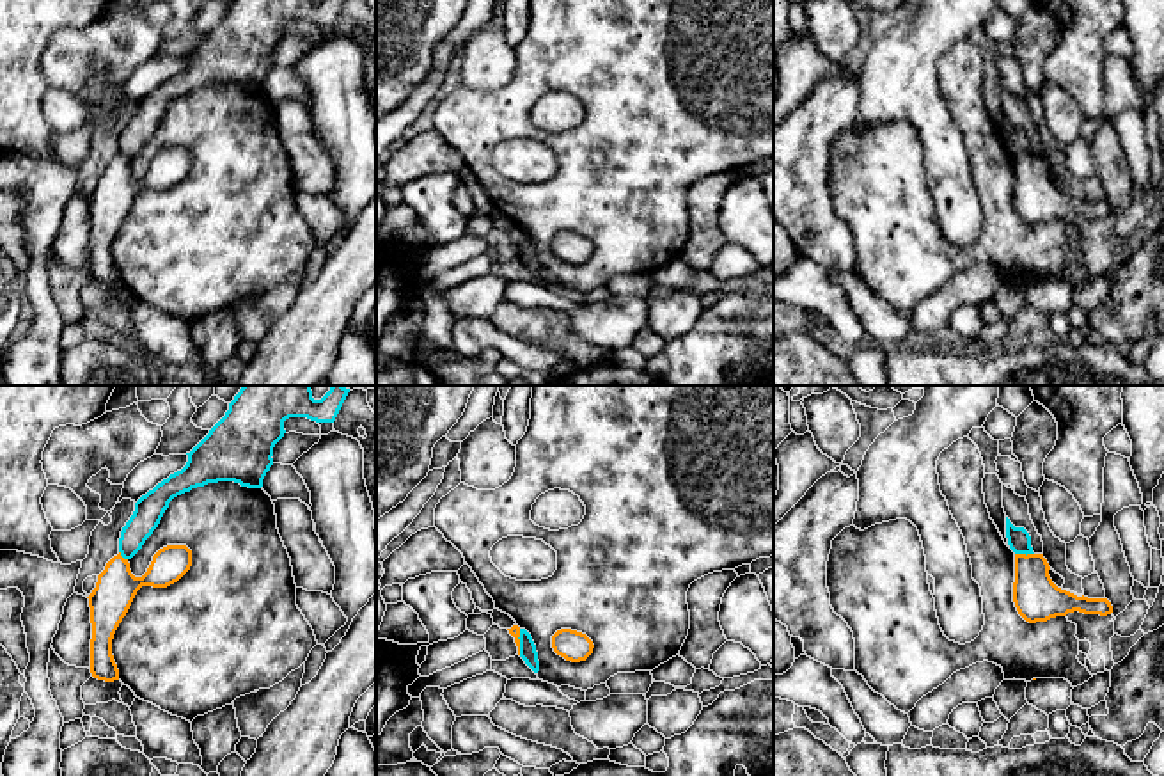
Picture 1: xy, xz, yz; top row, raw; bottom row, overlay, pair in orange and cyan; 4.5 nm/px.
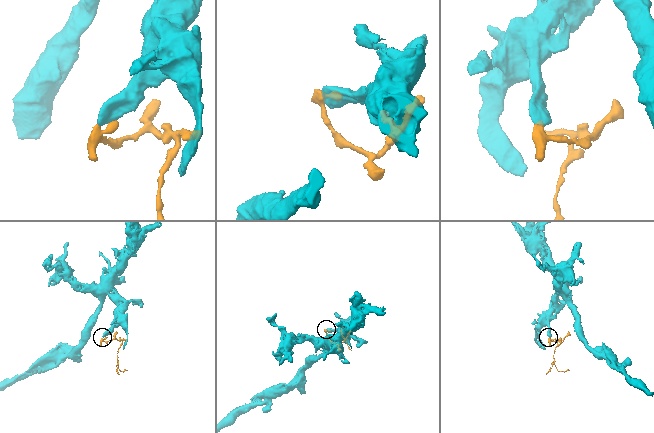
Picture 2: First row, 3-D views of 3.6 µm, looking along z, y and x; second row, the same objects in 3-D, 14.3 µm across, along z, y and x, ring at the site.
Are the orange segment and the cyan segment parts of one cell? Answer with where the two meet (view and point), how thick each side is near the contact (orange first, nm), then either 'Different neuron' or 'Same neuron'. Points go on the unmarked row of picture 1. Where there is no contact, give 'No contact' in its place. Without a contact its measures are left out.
Touches orange at yz (1024, 157). Thickness 200 nm (orange) against 110 nm. Different neuron

